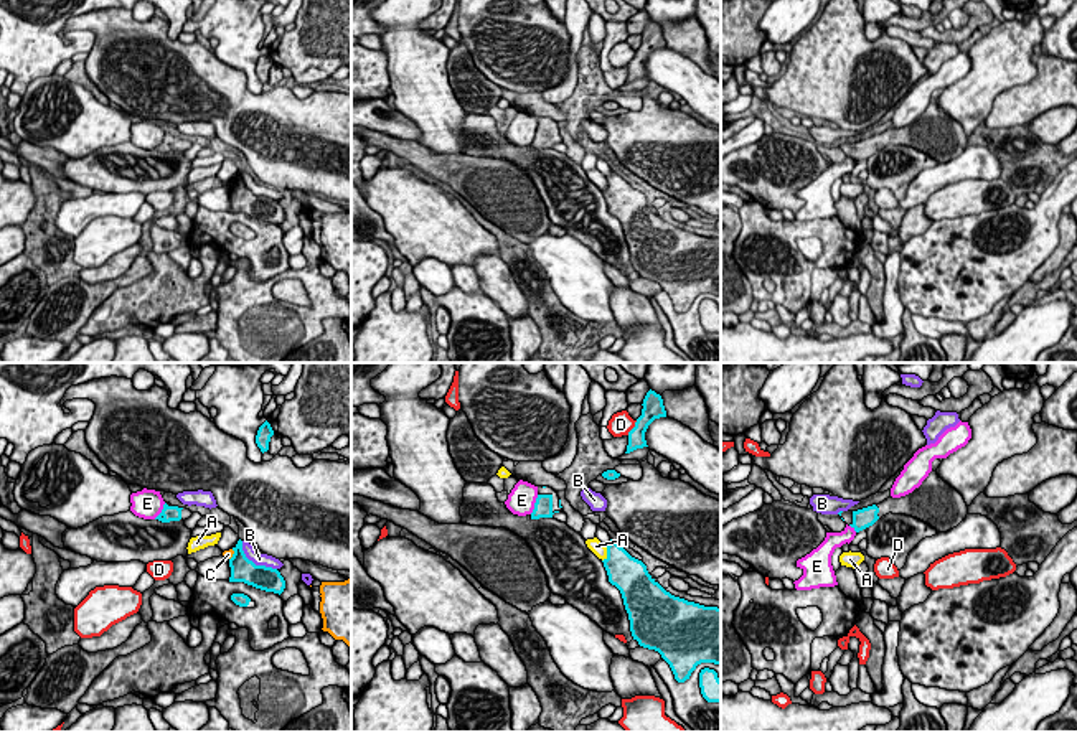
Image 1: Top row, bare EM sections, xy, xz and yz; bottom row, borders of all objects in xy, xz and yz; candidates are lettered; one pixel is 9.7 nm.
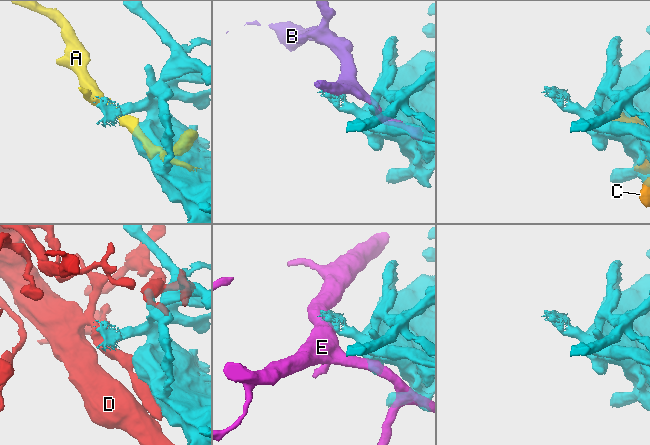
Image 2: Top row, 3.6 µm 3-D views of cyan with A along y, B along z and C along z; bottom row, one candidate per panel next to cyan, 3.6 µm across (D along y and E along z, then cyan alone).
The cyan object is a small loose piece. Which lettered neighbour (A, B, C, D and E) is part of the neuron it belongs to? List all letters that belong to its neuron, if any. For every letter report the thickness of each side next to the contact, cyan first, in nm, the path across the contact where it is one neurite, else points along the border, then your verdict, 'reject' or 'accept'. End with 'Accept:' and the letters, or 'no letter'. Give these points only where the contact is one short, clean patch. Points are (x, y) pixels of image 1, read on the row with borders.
A: calibres 340 and 140 nm; reject
B: calibres 240 and 130 nm; reject
C: calibres 240 and 70 nm; reject
D: calibres 190 and 220 nm; reject
E: calibres 190 and 260 nm; reject
Accept: no letter

